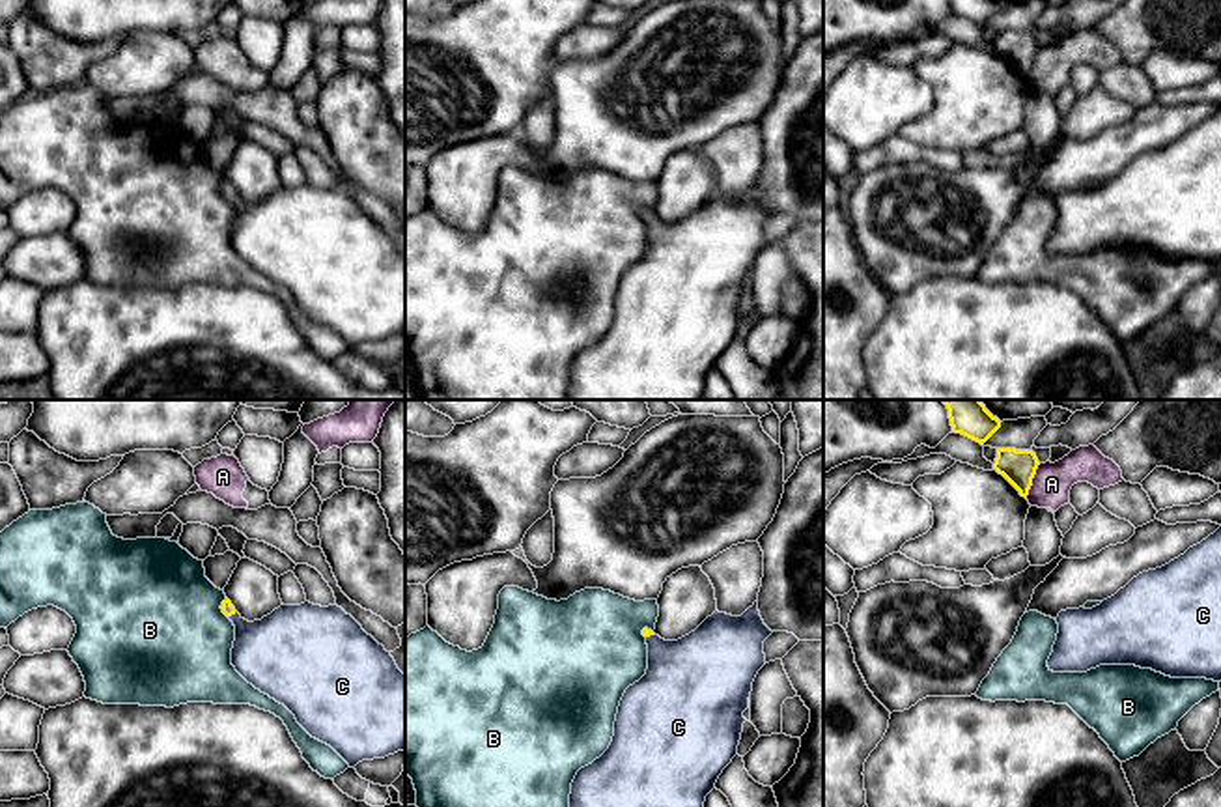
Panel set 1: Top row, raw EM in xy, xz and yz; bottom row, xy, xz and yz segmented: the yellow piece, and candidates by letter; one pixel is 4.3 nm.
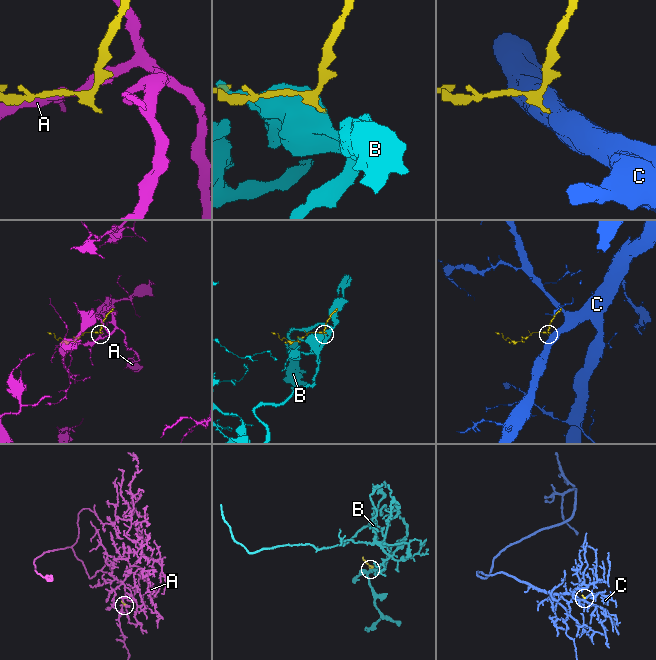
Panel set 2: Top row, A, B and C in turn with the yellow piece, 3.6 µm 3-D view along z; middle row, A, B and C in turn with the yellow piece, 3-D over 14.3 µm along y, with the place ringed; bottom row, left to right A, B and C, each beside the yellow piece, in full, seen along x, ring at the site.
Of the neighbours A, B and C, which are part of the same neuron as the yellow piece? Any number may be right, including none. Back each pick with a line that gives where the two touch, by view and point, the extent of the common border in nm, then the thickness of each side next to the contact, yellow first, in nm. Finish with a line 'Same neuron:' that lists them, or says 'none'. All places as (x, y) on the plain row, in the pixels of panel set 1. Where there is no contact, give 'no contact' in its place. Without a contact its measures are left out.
C: contact xy (232, 195); length 50 nm; calibres 60 and 320 nm
Same neuron: C

